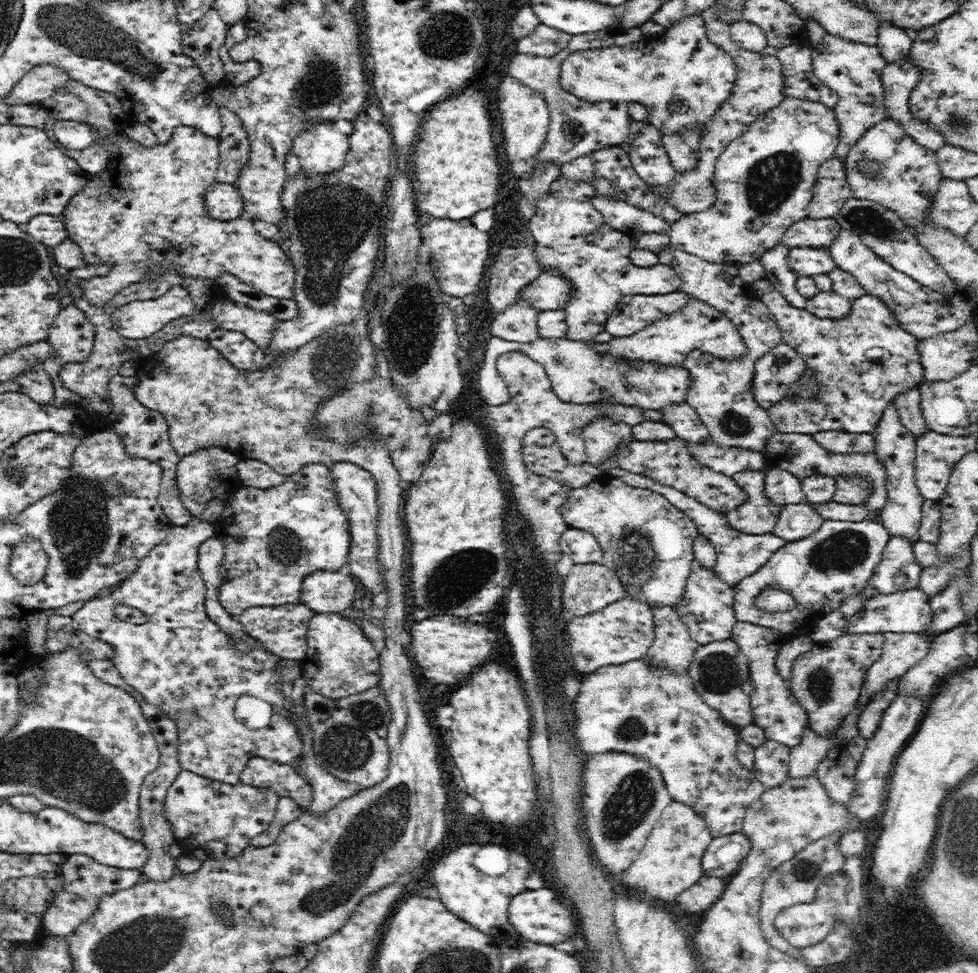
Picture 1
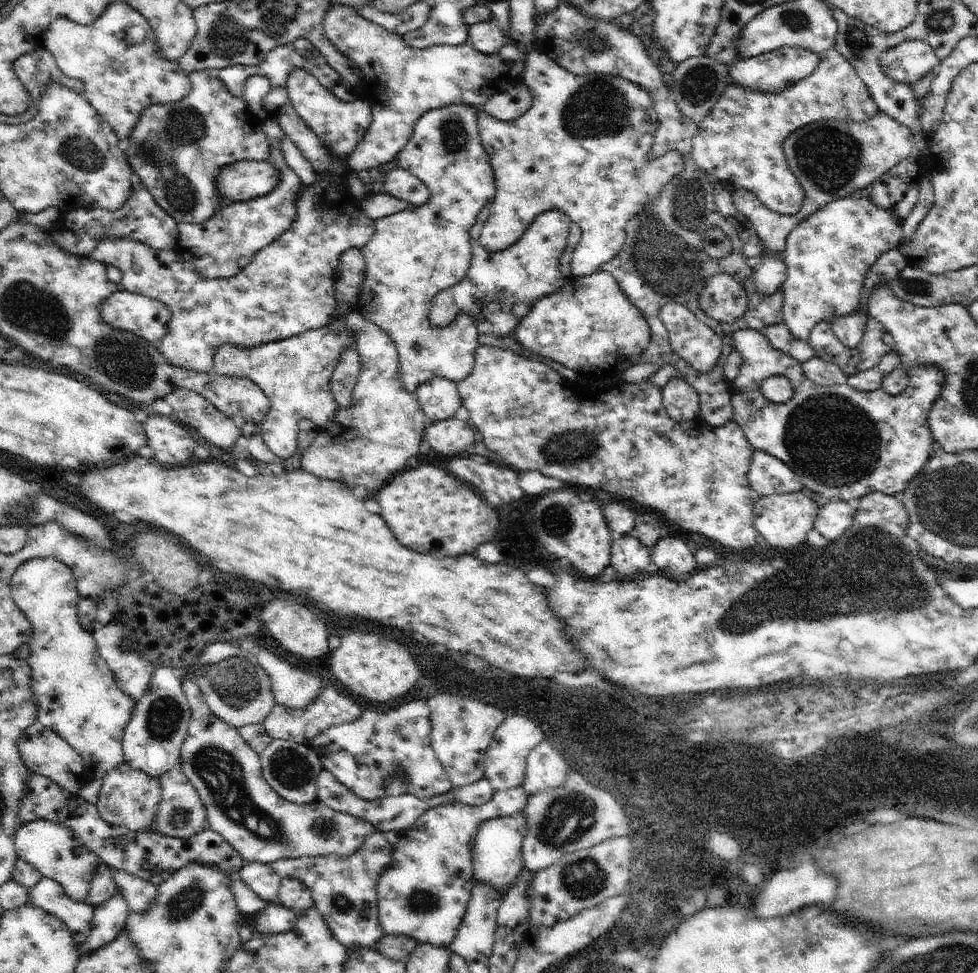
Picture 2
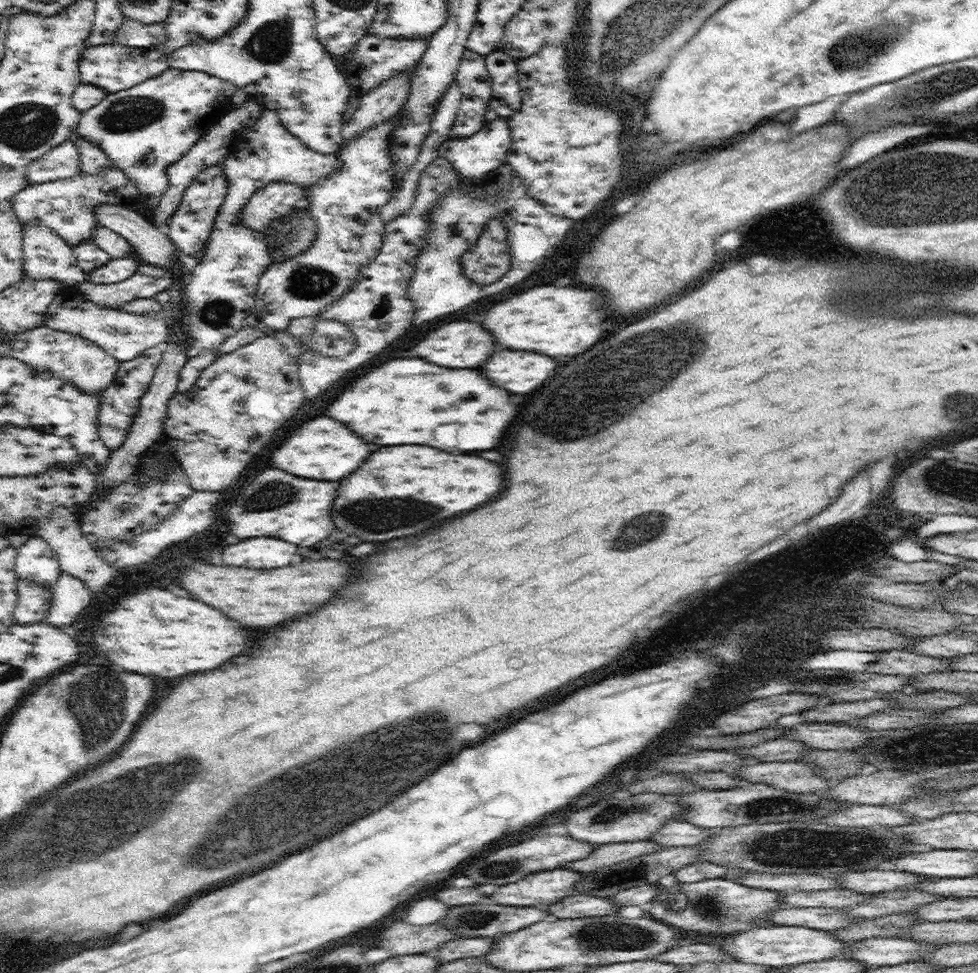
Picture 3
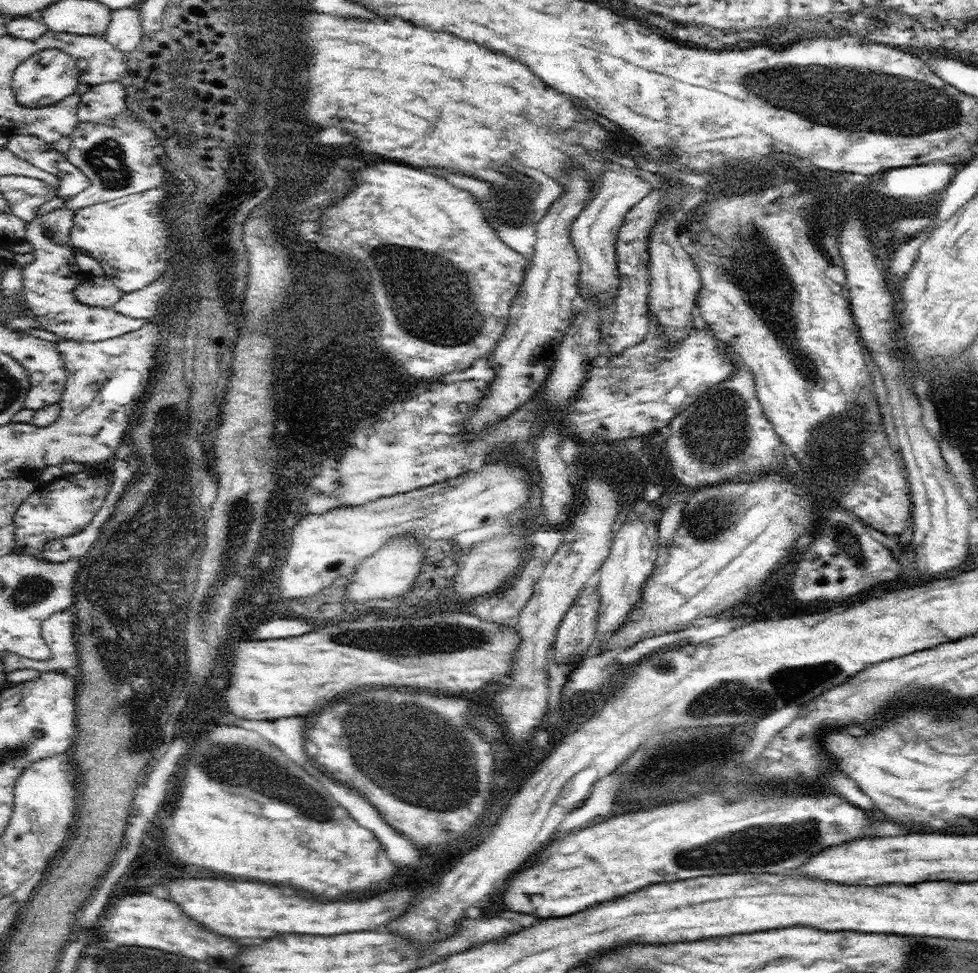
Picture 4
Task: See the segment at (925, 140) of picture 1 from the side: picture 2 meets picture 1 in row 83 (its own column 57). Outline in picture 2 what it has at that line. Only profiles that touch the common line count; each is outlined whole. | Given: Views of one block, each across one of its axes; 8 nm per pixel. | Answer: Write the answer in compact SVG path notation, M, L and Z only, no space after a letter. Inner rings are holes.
M43 878L33 888L31 904L59 916L73 930L73 936L81 946L93 934L93 920L97 916L97 908L87 902L75 902L67 894L63 884L57 882L55 878Z

